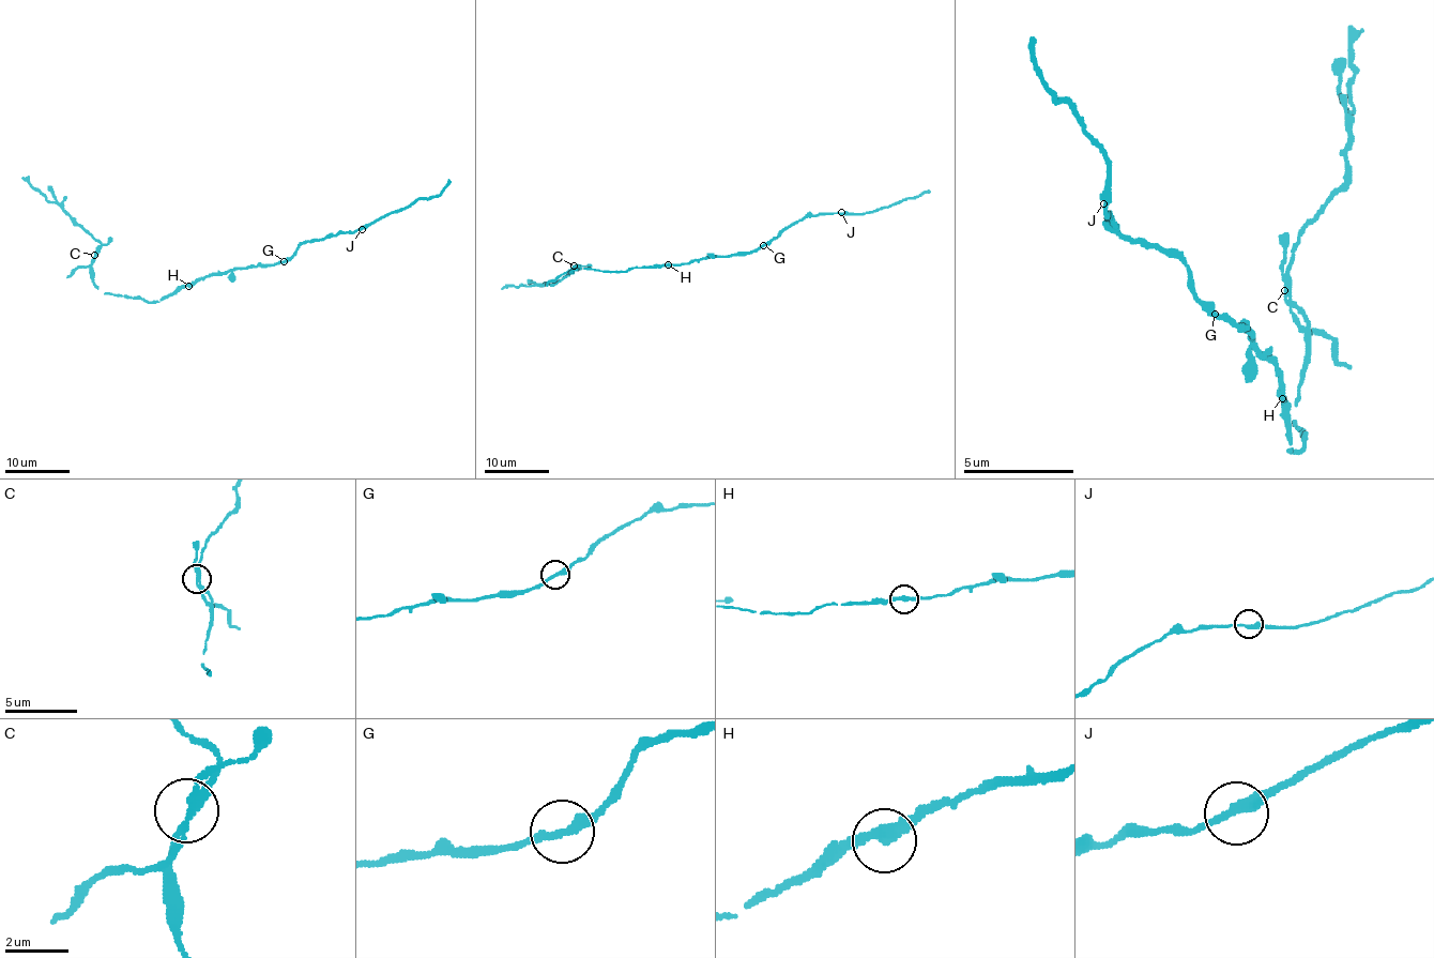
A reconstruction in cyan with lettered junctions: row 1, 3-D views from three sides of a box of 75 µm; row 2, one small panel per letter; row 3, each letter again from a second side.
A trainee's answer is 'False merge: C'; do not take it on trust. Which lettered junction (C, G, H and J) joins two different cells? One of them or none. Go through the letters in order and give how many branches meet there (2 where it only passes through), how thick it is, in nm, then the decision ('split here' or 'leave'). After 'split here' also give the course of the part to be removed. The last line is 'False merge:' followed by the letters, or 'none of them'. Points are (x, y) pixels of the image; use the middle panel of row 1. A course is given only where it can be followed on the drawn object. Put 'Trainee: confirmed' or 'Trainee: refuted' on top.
Trainee: confirmed
C: branches 2; calibre 280 nm; split here; course (575, 267), (547, 286)
G: branches 2; calibre 280 nm; leave
H: branches 2; calibre 300 nm; leave
J: branches 2; calibre 280 nm; leave
False merge: C

